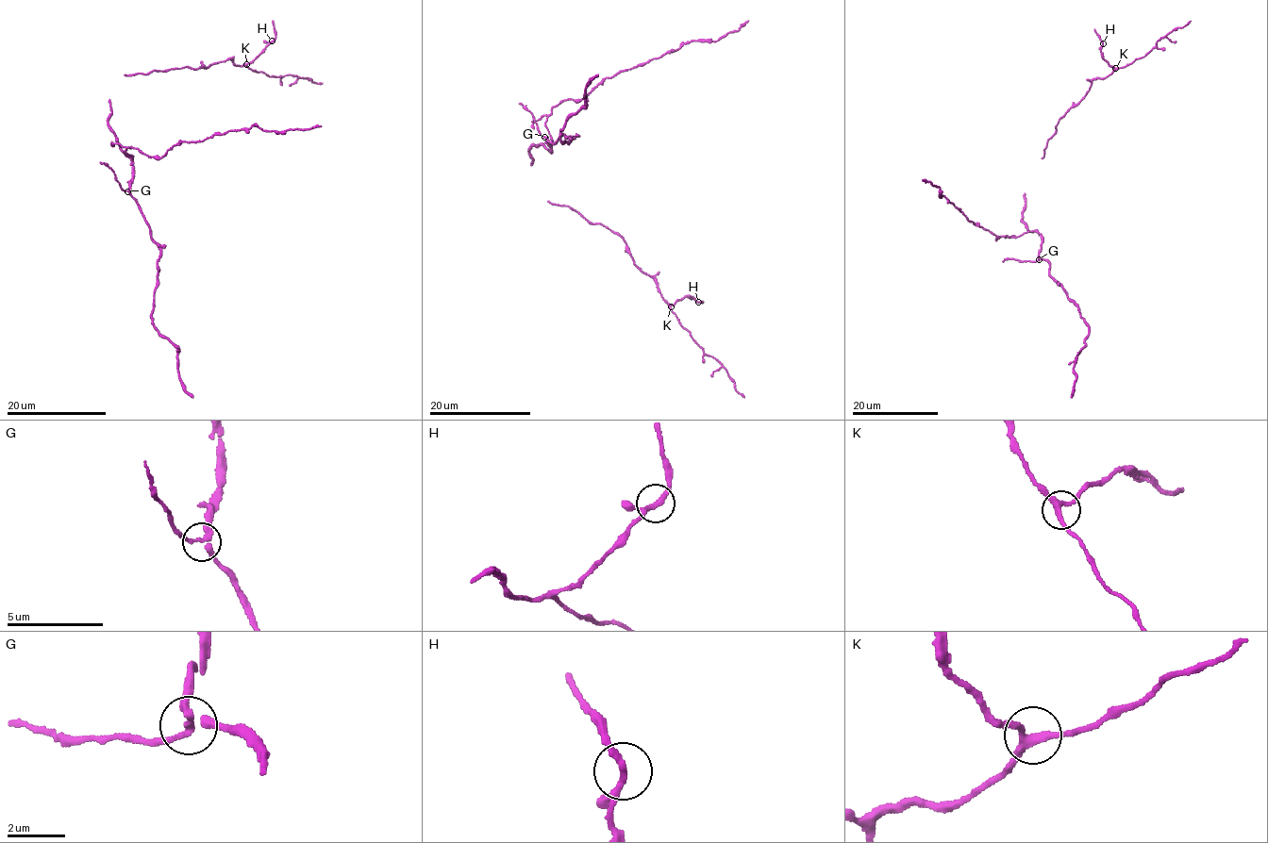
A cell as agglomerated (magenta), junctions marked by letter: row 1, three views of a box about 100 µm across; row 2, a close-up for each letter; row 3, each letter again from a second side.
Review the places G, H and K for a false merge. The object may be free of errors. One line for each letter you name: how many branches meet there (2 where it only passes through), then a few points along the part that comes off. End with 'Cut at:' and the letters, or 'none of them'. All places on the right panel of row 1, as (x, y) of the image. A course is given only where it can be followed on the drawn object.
G: branches 3; course (1039, 259), (1002, 261)
Cut at: G

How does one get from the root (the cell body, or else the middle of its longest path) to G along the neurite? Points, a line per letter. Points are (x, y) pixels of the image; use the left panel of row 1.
G: (110, 117), (108, 127), (132, 164), (133, 181), (127, 191)

